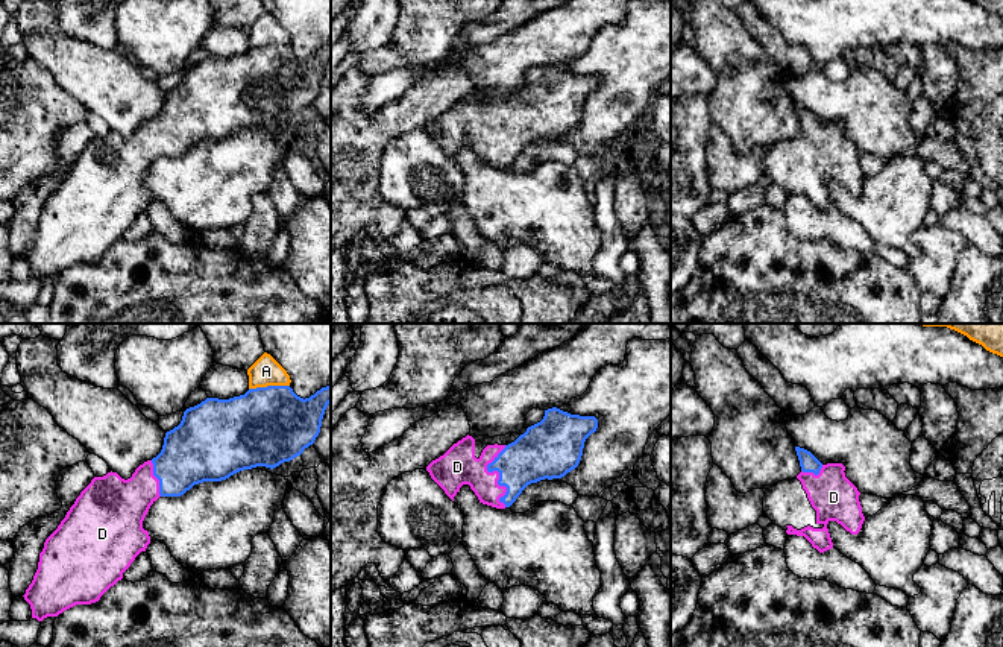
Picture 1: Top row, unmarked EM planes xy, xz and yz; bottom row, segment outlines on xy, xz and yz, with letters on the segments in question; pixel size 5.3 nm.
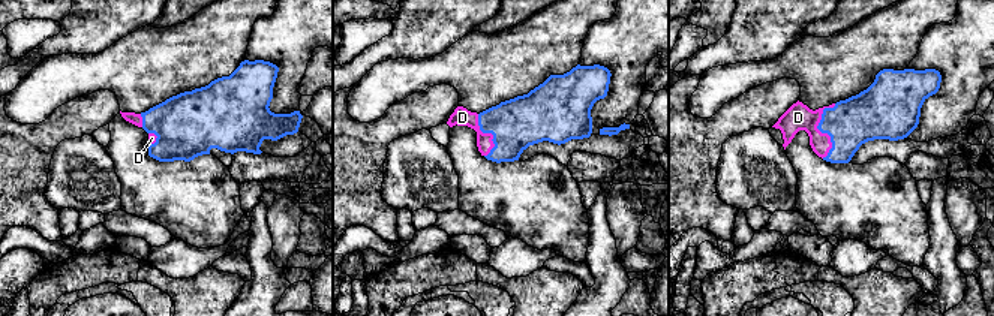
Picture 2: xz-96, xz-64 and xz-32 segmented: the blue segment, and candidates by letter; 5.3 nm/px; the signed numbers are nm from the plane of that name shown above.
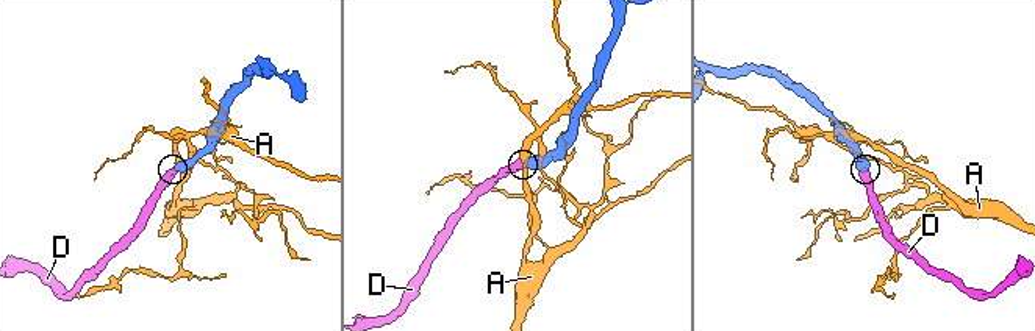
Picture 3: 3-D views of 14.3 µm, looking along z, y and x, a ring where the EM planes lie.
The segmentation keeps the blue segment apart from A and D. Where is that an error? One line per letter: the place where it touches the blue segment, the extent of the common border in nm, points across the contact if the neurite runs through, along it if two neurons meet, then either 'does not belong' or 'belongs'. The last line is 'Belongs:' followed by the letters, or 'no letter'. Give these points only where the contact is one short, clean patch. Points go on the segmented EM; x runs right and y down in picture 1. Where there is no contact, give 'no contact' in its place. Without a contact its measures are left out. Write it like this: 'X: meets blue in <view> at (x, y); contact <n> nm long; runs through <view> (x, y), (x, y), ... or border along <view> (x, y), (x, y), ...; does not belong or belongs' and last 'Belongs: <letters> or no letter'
A: meets blue in xy at (269, 386); contact 220 nm long; does not belong
D: meets blue in xz at (499, 474); contact 320 nm long; runs through xz (540, 453), (499, 474), (480, 474), (457, 467); belongs
Belongs: D

